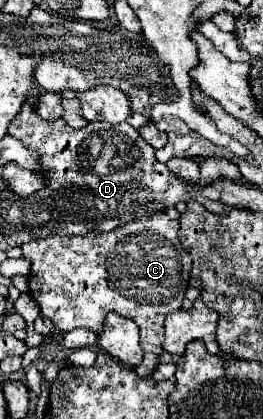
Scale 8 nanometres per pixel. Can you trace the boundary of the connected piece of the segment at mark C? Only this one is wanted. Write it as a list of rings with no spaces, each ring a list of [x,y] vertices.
[[[154,212],[146,220],[132,220],[118,224],[112,232],[90,230],[86,236],[58,236],[52,234],[42,240],[32,240],[22,246],[24,258],[32,262],[28,286],[30,294],[40,306],[44,318],[52,320],[54,328],[60,332],[70,332],[74,328],[88,328],[100,332],[108,312],[118,312],[134,320],[140,328],[140,344],[144,360],[136,366],[138,376],[150,376],[158,364],[158,354],[162,352],[162,326],[168,312],[182,306],[182,298],[190,280],[190,254],[182,250],[178,240],[178,220],[170,220],[164,212]]]

